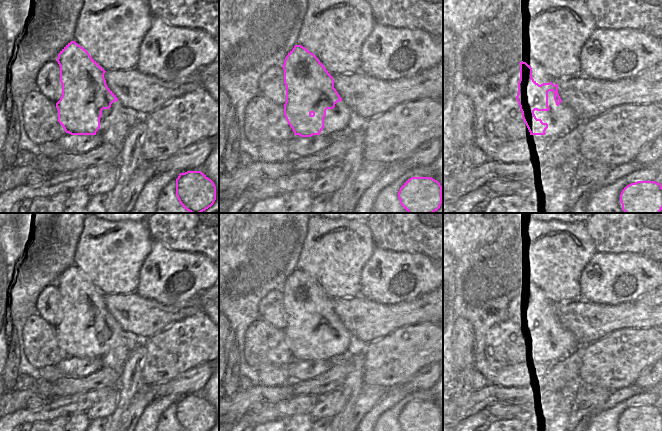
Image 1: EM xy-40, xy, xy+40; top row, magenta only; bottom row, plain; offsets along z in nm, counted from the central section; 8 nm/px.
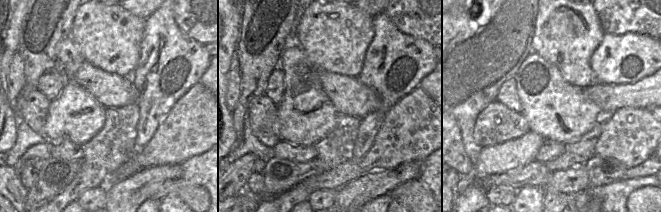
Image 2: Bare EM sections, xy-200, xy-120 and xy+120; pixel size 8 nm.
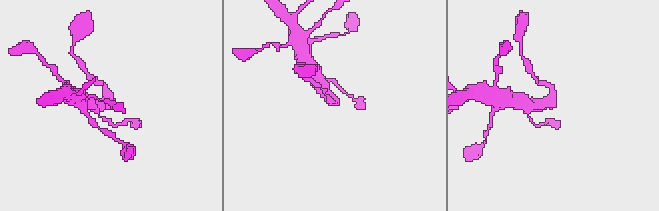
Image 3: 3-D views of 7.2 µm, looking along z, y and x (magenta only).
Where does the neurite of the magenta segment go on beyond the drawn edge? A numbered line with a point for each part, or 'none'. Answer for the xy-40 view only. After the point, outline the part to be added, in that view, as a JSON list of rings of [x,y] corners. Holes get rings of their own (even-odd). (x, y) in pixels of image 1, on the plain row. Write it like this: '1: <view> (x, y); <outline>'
1: xy-40 (116, 336); [[[119,325],[113,326],[109,333],[102,334],[102,340],[100,342],[100,352],[96,356],[96,359],[101,359],[102,357],[104,357],[111,349],[123,343],[126,338],[127,335]]]

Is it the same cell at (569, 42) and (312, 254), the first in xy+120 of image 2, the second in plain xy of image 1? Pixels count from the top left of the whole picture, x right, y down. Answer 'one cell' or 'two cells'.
one cell

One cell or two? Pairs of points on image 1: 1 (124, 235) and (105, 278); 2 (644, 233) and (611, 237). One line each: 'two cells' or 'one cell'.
1: one cell
2: one cell

